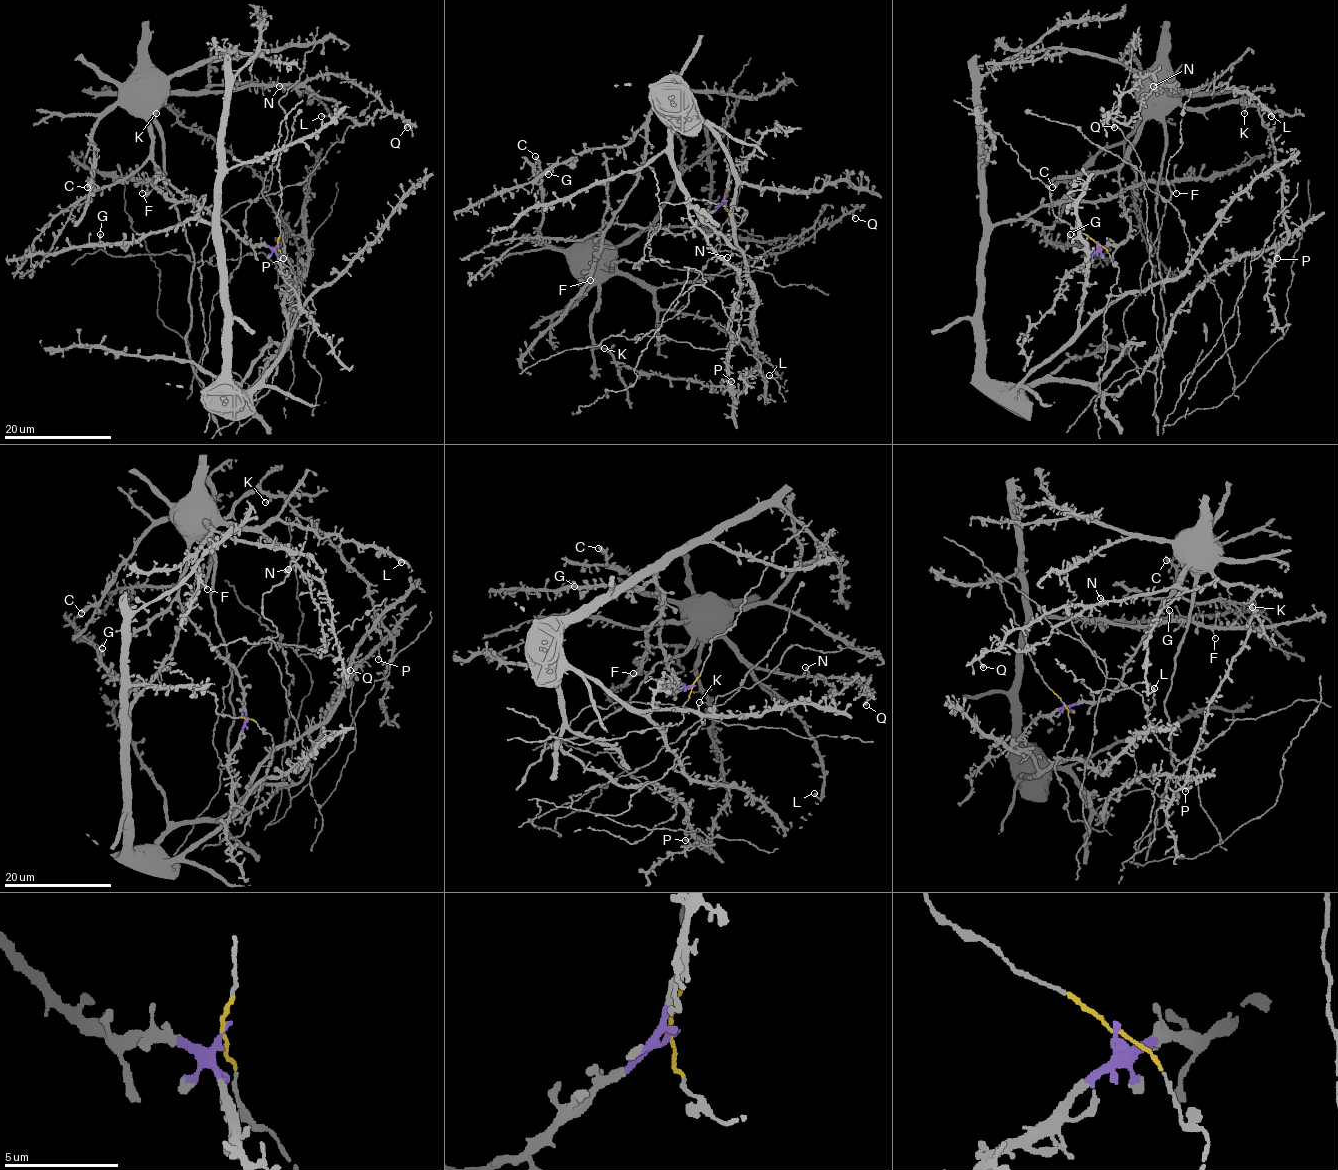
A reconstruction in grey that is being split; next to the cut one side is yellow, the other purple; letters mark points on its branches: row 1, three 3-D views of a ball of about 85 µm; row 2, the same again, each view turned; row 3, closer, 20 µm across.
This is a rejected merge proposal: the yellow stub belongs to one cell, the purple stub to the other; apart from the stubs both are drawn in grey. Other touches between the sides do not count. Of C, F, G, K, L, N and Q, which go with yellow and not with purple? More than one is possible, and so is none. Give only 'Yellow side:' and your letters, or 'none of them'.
Yellow side: F, G

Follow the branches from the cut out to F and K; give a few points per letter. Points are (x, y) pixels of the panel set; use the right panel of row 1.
F: (1097, 244), (1121, 295), (1001, 391), (985, 373), (981, 321), (991, 231), (1139, 183), (1176, 193)
K: (1097, 244), (1119, 245), (1129, 232), (1119, 167), (1148, 117), (1163, 117), (1178, 105), (1237, 103), (1244, 113)

